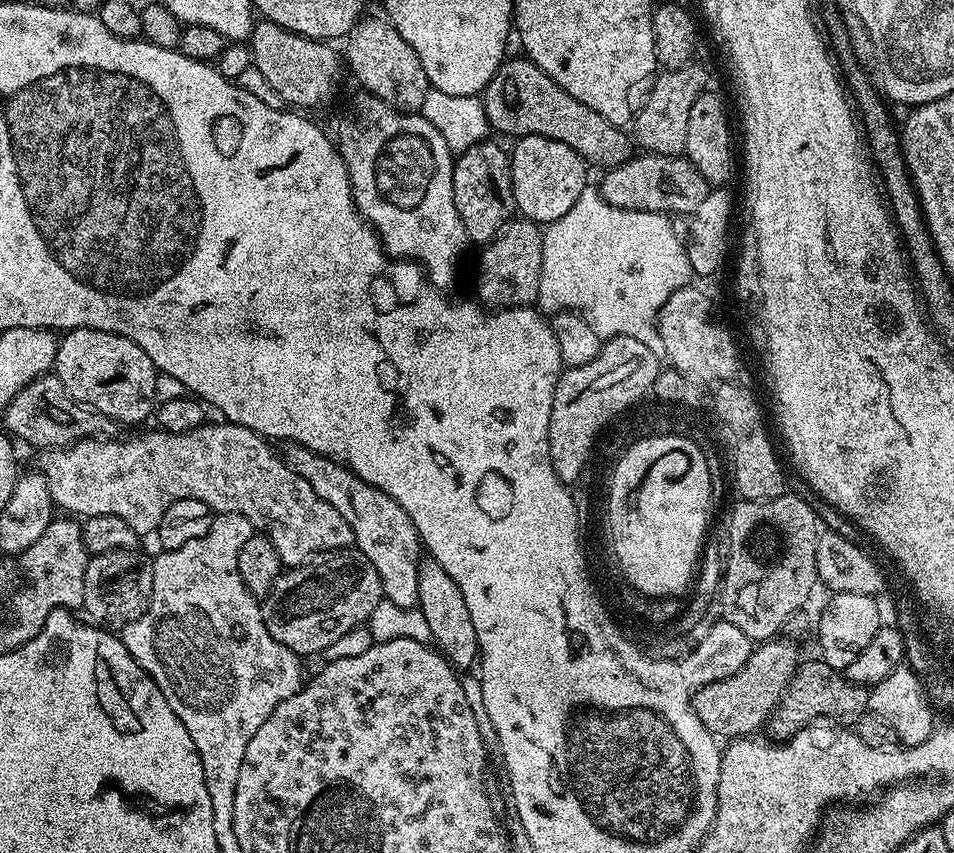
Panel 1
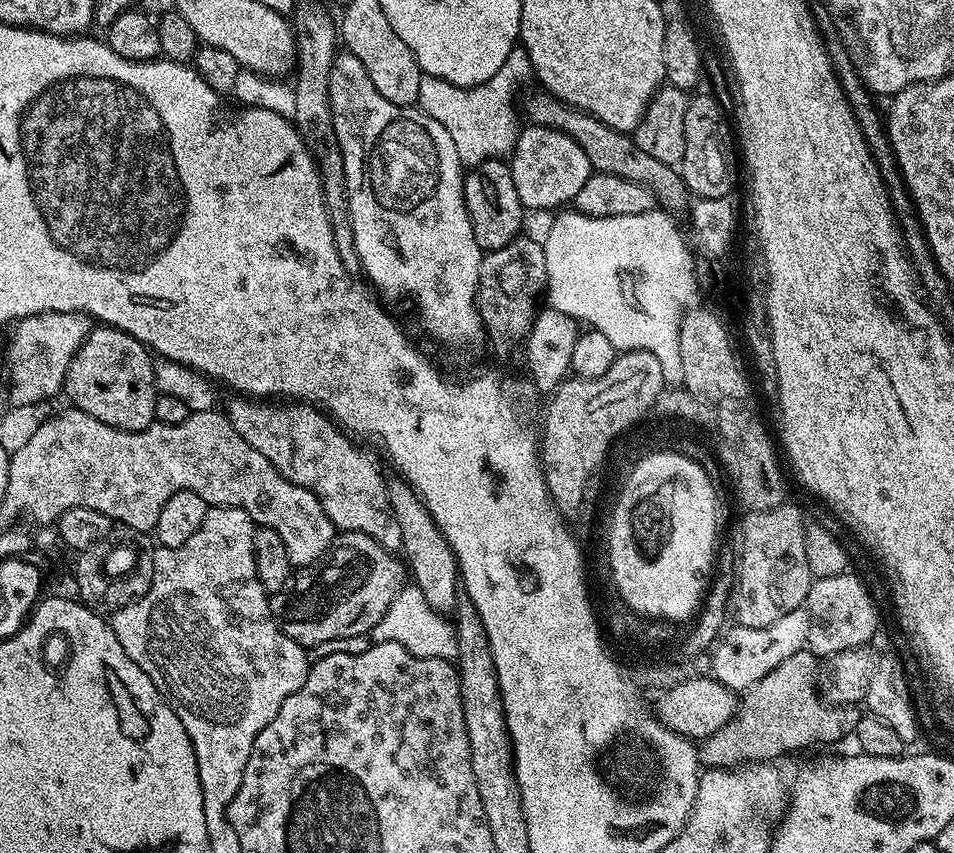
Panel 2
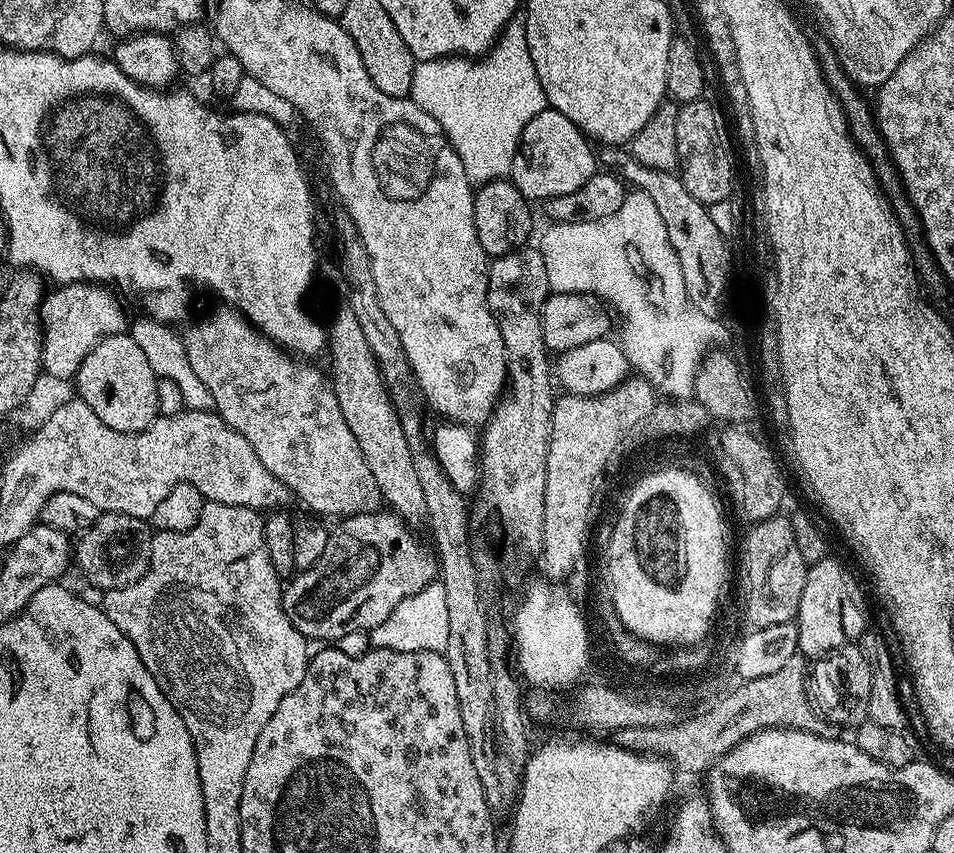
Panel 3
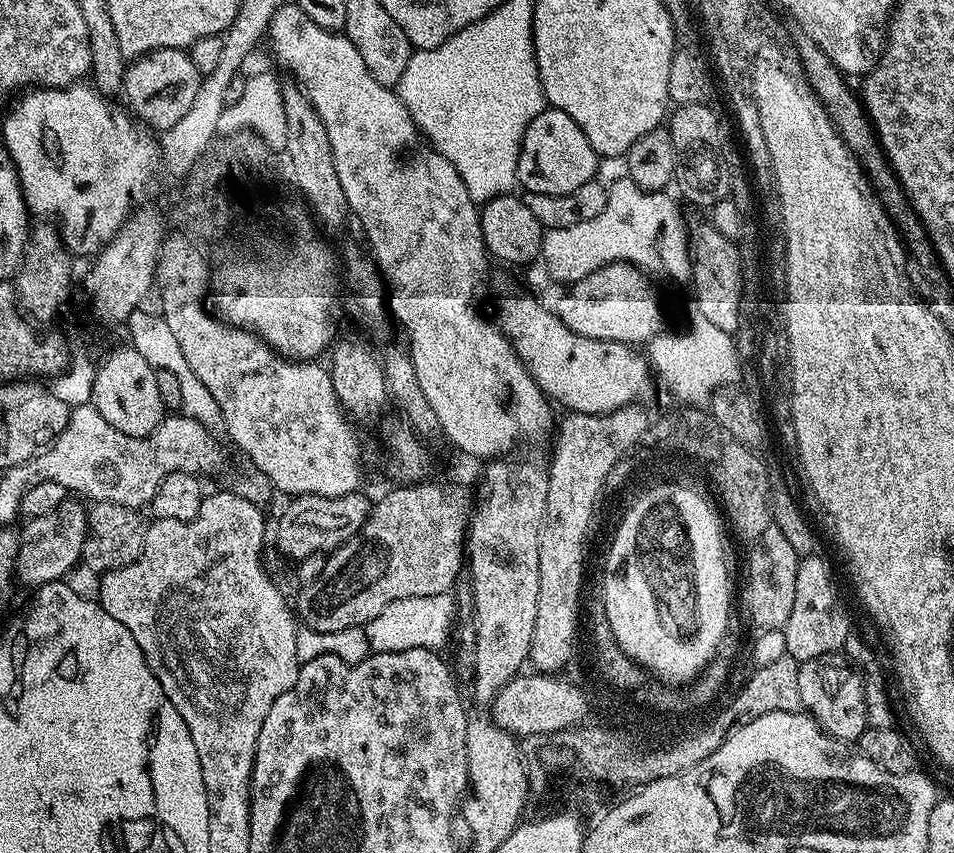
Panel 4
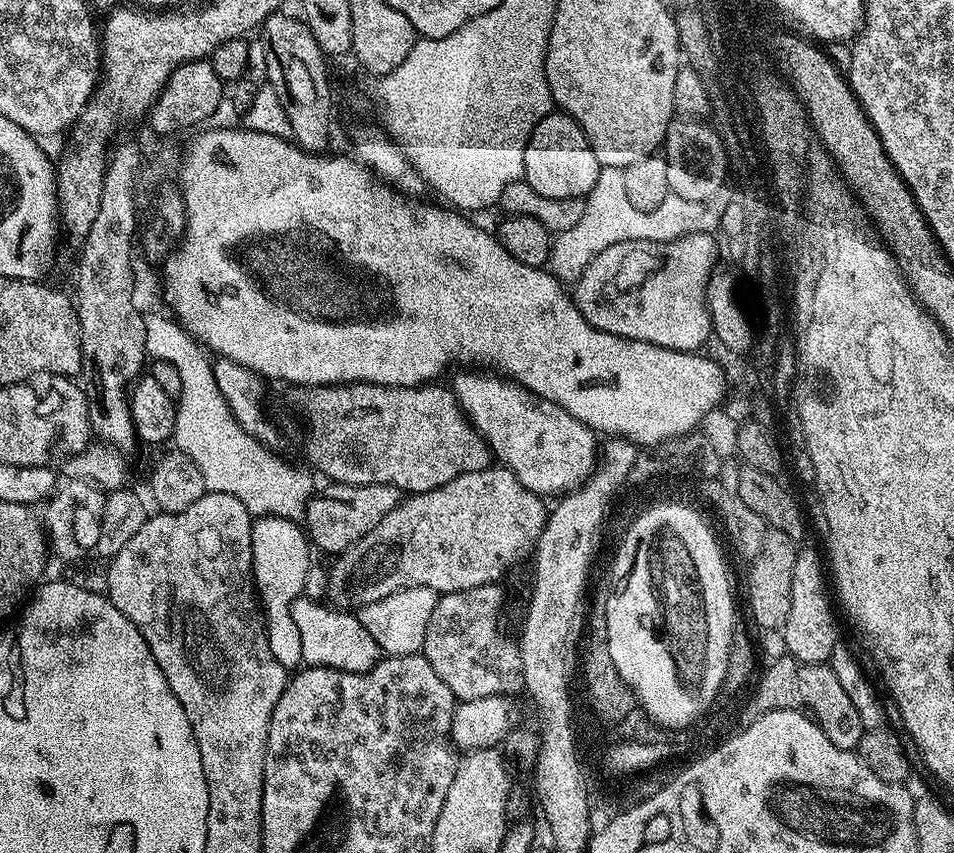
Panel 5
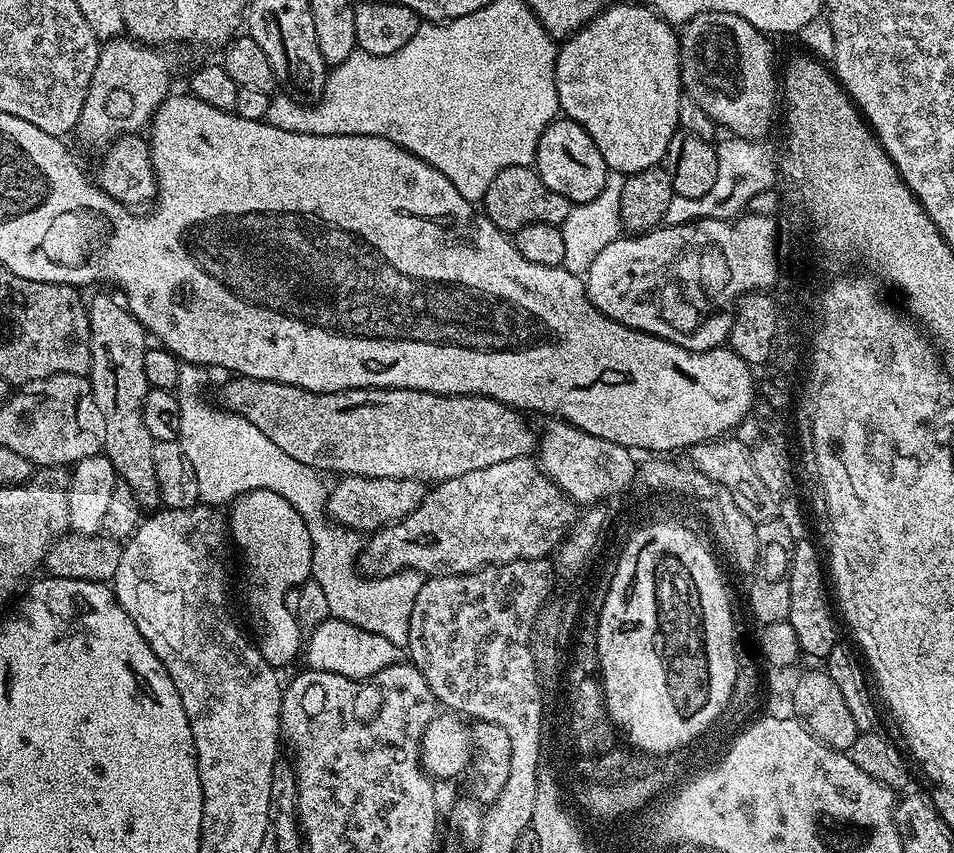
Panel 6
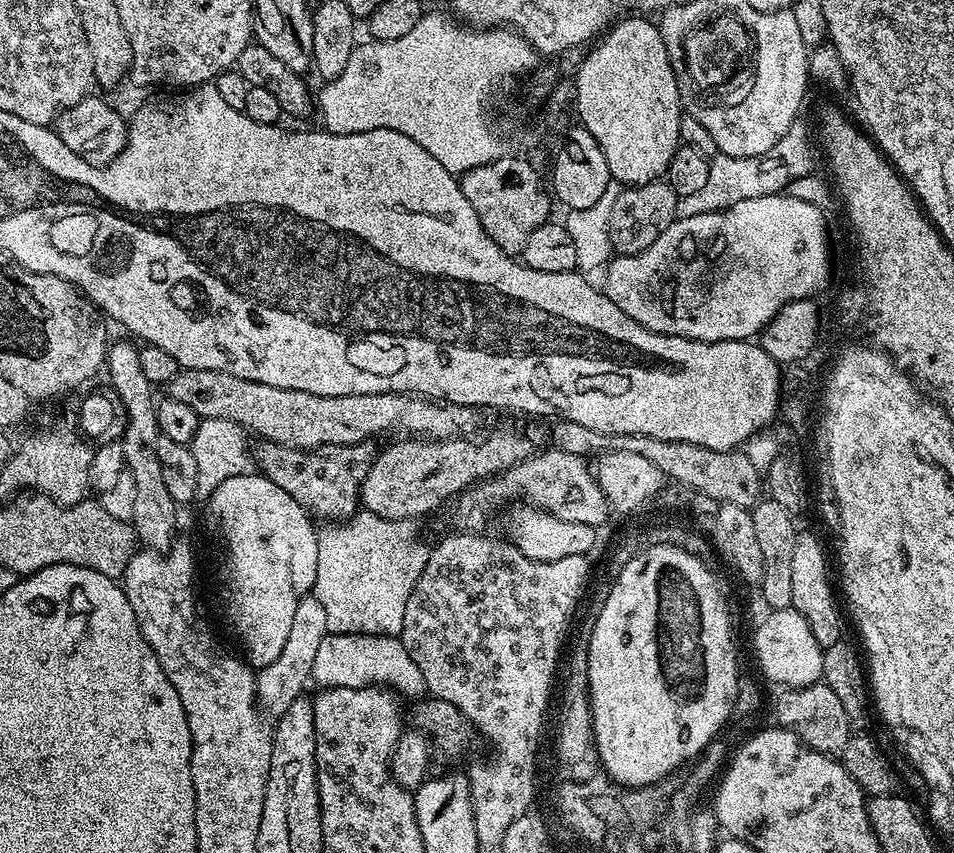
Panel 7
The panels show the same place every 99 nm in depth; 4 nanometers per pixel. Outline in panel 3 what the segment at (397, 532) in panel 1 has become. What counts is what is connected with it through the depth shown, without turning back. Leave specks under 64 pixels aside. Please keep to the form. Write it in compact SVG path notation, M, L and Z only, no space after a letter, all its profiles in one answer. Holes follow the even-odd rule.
M219 307L182 336L190 367L198 374L202 386L210 390L210 398L216 403L216 415L254 446L254 454L258 454L262 466L266 466L266 470L270 470L270 474L286 485L289 493L295 499L297 496L310 511L335 518L381 511L378 482L374 482L374 474L370 474L370 466L366 466L366 458L362 458L362 450L358 450L358 441L350 434L346 418L342 418L329 377L311 368L308 365L311 363L293 358L279 344L273 344L235 308Z

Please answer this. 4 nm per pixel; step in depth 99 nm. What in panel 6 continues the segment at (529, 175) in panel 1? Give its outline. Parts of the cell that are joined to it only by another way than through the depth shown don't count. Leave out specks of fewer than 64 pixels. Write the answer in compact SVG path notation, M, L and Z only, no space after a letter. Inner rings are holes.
M567 118L553 119L546 126L536 143L534 167L542 182L546 182L554 194L562 194L562 198L571 200L576 206L591 205L592 200L602 194L610 175L608 163L602 154L598 154L598 146L594 146L590 134Z

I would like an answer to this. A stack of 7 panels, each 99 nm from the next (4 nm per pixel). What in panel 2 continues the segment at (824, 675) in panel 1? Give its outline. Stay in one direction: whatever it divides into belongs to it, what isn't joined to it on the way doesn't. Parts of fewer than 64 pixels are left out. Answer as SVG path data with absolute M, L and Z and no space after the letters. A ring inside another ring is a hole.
M807 650L790 656L780 666L743 693L732 720L699 745L701 765L709 768L734 768L753 762L776 762L787 752L808 748L811 744L836 744L853 735L862 715L854 704L825 704L818 687L818 657Z

